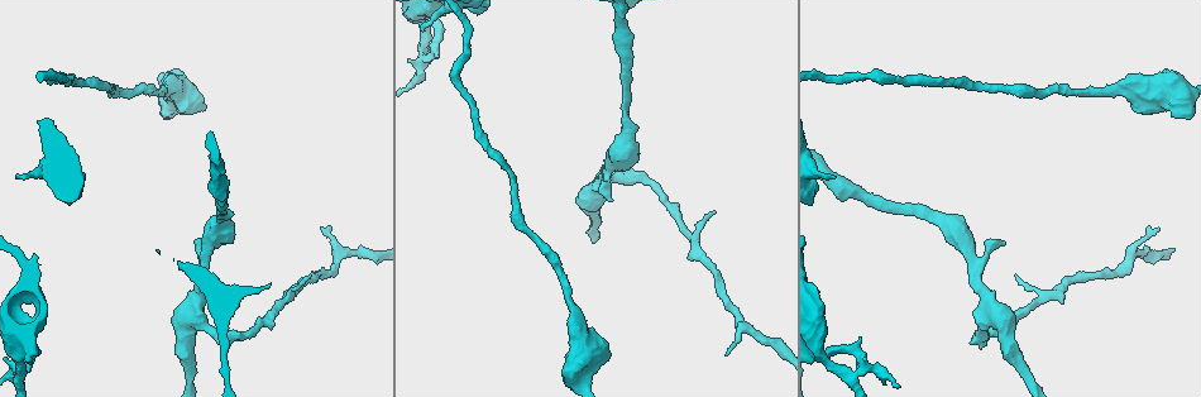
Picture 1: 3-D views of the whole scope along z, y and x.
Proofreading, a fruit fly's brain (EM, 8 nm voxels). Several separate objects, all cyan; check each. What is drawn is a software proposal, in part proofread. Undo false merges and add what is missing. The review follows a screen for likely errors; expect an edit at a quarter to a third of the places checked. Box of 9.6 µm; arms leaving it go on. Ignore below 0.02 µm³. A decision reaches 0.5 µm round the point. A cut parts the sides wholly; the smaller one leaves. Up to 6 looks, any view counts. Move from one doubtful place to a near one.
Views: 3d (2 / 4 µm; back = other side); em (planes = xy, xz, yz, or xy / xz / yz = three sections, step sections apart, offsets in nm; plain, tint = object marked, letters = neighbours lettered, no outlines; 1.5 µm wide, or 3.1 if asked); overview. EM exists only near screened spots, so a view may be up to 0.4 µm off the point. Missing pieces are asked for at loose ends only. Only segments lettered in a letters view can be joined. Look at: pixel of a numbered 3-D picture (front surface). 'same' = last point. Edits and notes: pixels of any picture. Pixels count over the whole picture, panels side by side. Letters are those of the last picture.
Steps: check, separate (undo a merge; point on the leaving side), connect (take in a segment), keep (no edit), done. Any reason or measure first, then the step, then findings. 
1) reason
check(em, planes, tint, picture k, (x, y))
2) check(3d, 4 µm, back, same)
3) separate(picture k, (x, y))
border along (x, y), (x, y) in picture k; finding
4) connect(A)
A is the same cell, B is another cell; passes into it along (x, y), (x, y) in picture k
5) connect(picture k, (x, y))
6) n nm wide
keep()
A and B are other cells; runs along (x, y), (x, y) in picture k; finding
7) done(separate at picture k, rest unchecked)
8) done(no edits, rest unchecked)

an open end
check(em, yz, step 4, tint, picture 1, (421, 28))

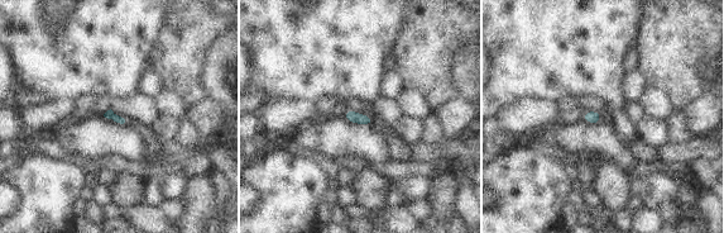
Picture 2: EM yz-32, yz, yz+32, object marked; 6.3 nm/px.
check(em, planes, letters, same)

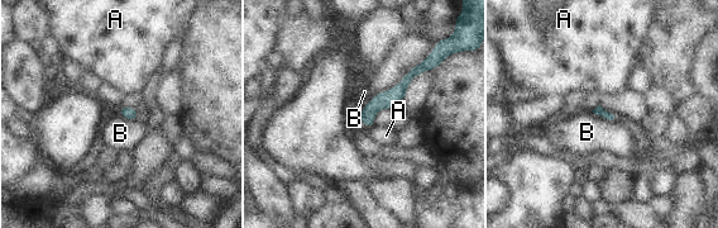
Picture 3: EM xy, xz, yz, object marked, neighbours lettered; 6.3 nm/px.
keep()
A and B are other cells; runs along (422, 67), (362, 118) in picture 3; no lettered segment goes on from it

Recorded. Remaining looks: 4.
sharp bend
check(em, planes, tint, picture 1, (20, 372))

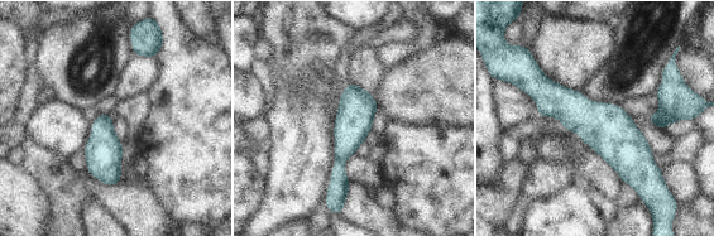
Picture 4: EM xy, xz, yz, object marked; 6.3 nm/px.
see the neighbours
check(em, planes, letters, same)

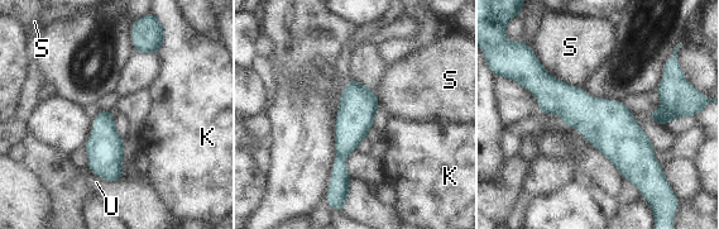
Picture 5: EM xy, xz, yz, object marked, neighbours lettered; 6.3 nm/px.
240 nm wide
separate(picture 5, (339, 186))
K, S and U are other cells; border along (338, 156), (345, 158) in picture 5; a second neuron is stuck on

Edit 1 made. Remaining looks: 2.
done(separate at picture 5, rest unchecked)

